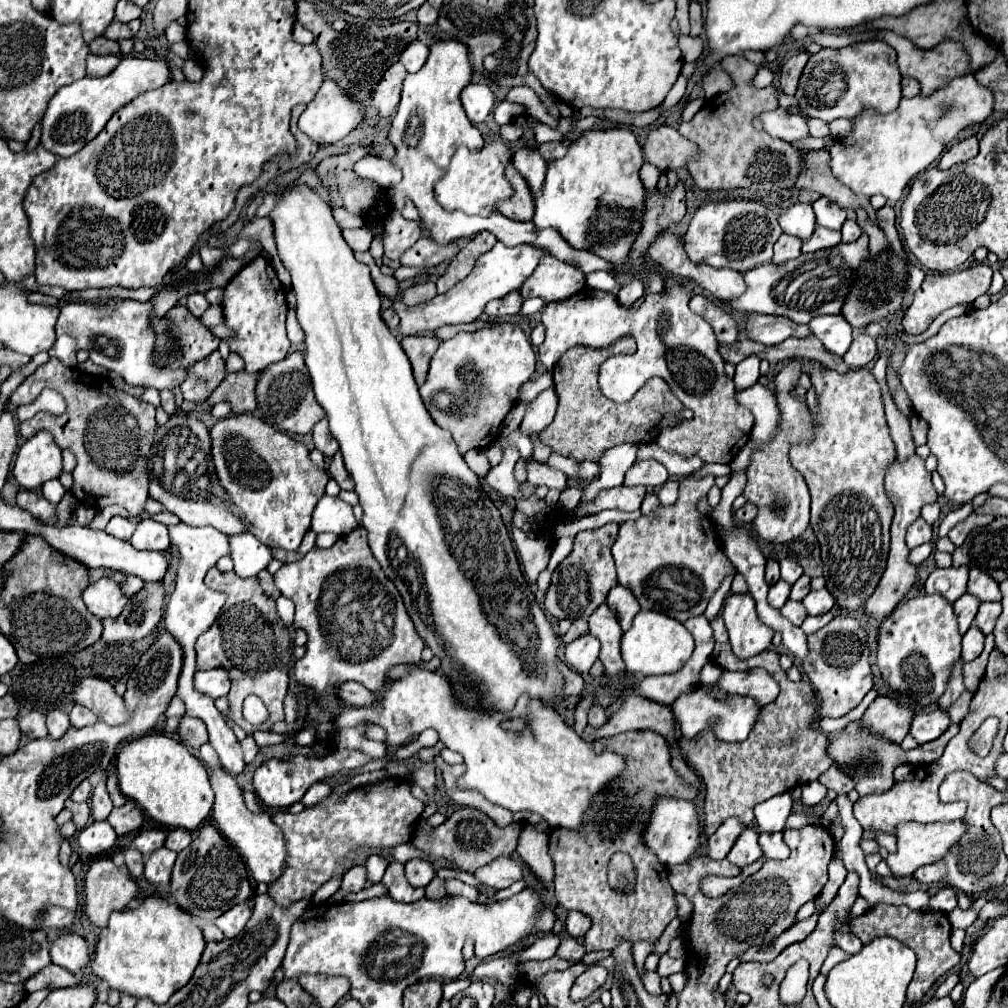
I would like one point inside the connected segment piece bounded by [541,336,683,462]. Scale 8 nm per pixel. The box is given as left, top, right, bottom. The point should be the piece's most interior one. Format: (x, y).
(586, 424)

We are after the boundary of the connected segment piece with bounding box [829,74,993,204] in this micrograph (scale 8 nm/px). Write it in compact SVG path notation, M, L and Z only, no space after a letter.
M973 74L955 78L933 96L903 98L899 108L891 114L877 114L873 110L861 112L853 120L853 132L847 138L835 140L829 150L833 176L859 196L871 198L883 194L889 204L901 202L909 180L927 170L965 126L981 124L991 112L993 94L983 84L977 84Z

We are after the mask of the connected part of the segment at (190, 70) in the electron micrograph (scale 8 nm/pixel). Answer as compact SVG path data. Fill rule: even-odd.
M187 58L187 60L185 60L185 64L183 64L183 74L185 74L185 78L187 78L187 80L191 80L191 82L201 80L201 76L203 76L203 66L201 66L201 64L197 64L195 60Z

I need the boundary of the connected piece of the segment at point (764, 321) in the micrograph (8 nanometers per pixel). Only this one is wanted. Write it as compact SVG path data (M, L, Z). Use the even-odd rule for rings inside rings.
M749 314L745 320L747 336L755 342L775 346L781 344L783 340L795 336L795 338L807 338L809 326L795 324L789 318L783 316L763 316L763 314Z

